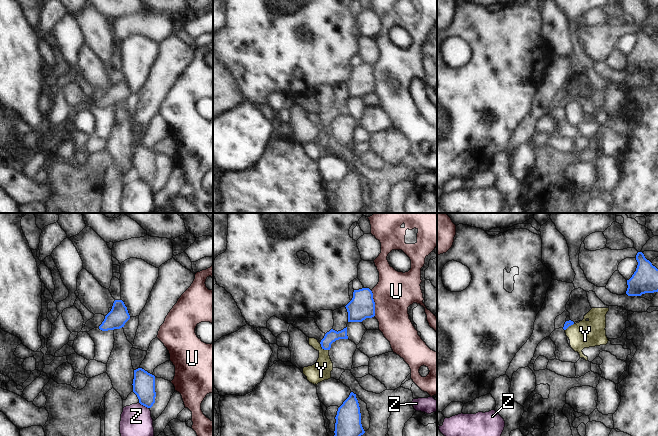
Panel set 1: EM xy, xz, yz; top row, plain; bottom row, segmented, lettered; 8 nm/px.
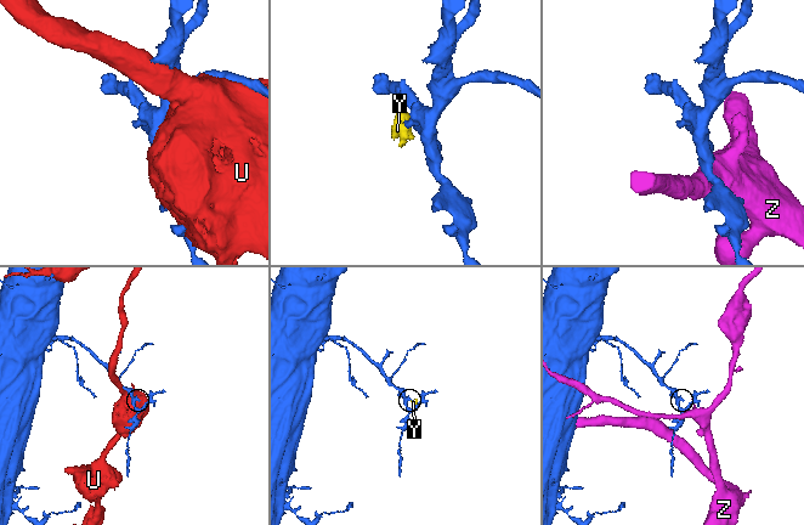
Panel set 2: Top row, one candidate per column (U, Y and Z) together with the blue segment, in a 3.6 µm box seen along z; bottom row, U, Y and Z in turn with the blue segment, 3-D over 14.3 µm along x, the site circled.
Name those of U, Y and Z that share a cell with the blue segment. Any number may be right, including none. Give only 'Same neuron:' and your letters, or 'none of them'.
Same neuron: none of them

